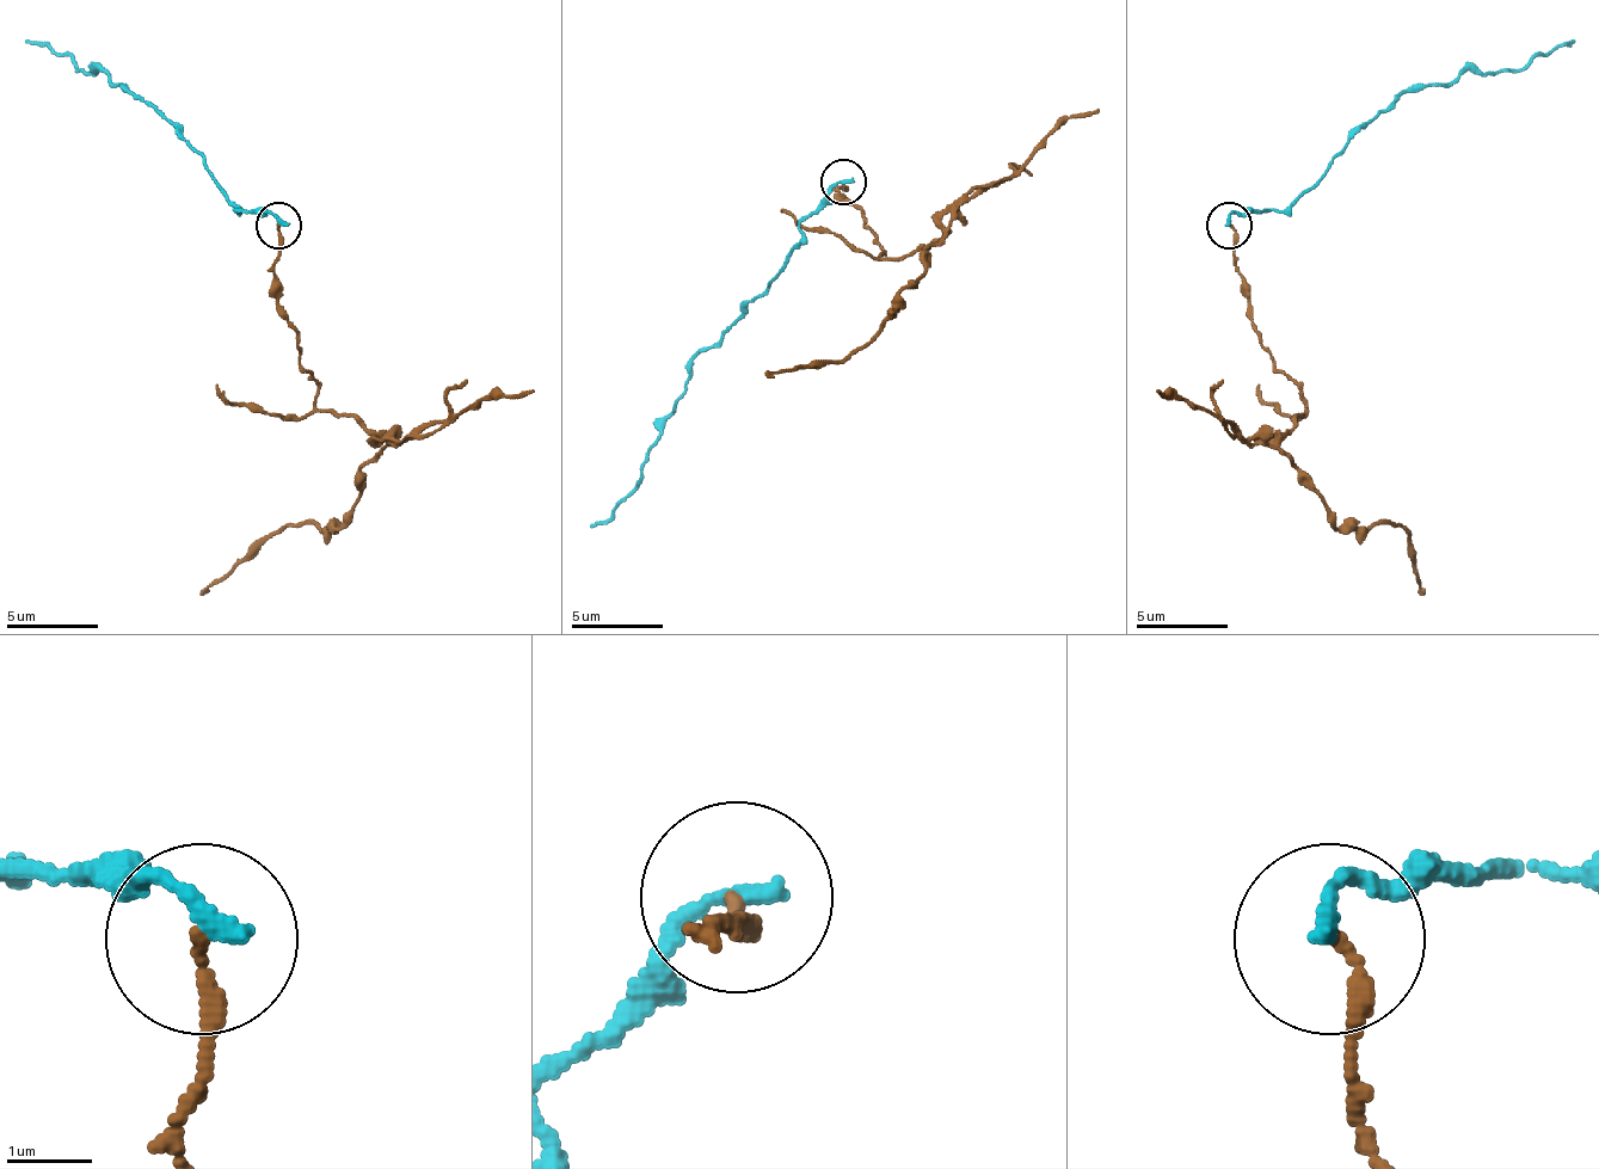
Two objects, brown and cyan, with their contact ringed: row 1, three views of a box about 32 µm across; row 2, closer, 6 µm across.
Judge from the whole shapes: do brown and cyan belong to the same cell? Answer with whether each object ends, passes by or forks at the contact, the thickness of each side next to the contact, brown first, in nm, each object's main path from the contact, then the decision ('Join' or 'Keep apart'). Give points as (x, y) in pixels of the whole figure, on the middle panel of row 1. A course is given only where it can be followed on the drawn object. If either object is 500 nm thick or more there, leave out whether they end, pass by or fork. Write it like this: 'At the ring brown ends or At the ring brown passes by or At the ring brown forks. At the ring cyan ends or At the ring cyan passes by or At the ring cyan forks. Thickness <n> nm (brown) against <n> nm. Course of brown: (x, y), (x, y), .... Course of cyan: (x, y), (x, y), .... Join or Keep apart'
At the ring brown ends. At the ring cyan ends. Thickness 180 nm (brown) against 240 nm. Course of brown: (844, 183), (844, 201), (862, 215), (881, 257), (918, 252), (941, 238), (886, 325), (840, 362), (767, 376). Course of cyan: (844, 183), (799, 225), (799, 238), (770, 284), (693, 362), (688, 389), (665, 422), (643, 481), (591, 527). Keep apart

